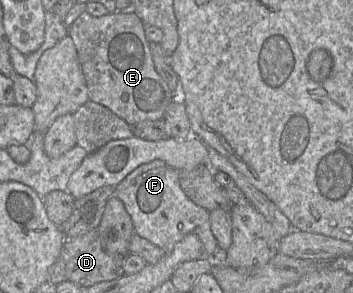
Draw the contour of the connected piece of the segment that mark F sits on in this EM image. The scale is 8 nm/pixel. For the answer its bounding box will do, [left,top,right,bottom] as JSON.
[115,160,218,257]

